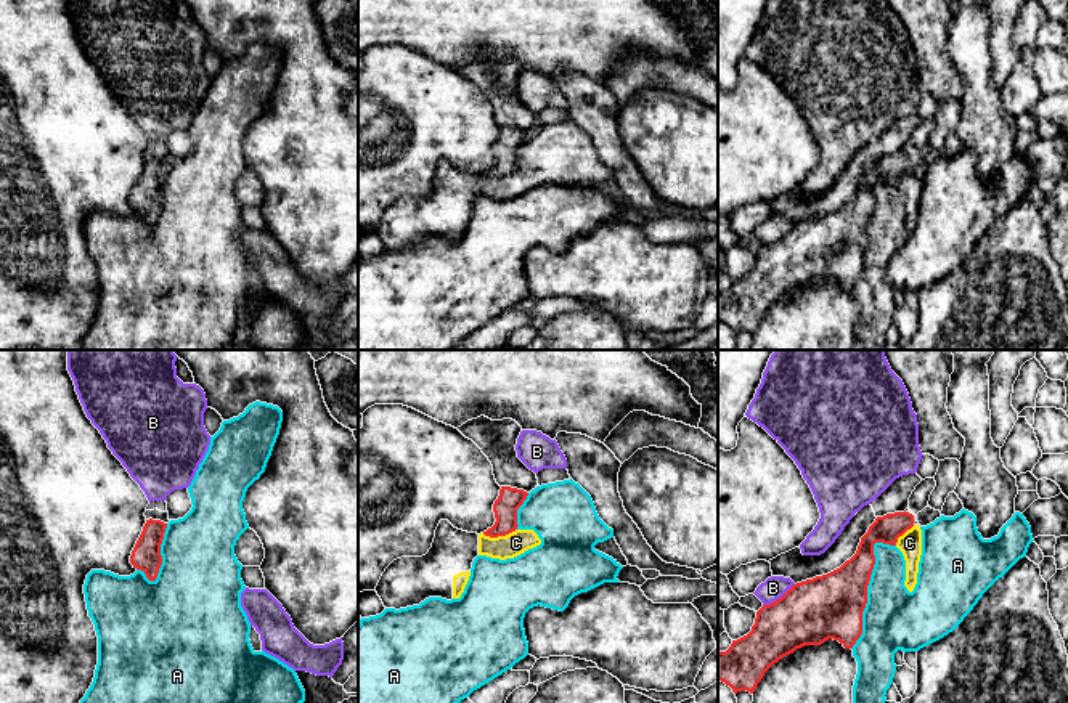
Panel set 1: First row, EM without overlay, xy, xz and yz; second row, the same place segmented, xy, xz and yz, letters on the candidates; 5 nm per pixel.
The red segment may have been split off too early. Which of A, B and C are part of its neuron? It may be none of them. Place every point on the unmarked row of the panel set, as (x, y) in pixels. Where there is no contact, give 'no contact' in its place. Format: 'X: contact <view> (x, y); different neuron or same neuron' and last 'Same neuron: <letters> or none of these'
A: contact yz (868, 225); different neuron
B: contact yz (778, 239); different neuron
C: contact xz (498, 175); different neuron
Same neuron: none of these

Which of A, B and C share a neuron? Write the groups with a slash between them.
A C / B

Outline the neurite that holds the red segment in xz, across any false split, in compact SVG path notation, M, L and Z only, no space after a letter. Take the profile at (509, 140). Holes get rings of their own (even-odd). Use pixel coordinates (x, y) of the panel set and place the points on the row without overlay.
M501 127L499 136L493 144L495 165L483 172L485 177L506 177L517 170L517 149L524 144L528 133L524 130Z

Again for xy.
M146 161L143 172L132 191L130 204L141 210L149 221L156 221L162 205L161 185L167 164L161 161Z

